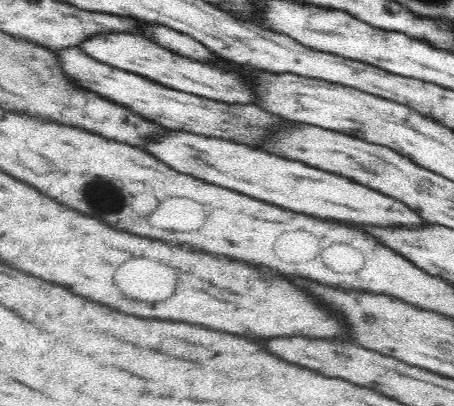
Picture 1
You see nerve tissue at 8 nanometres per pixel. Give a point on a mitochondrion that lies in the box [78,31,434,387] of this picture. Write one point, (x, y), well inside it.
(109, 199)

